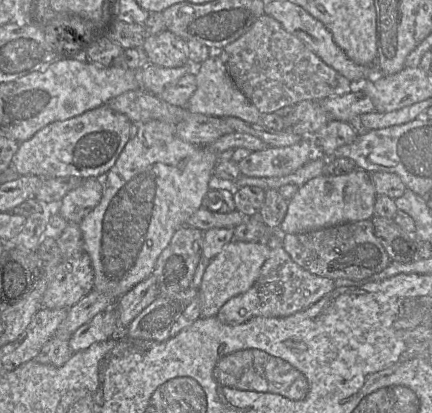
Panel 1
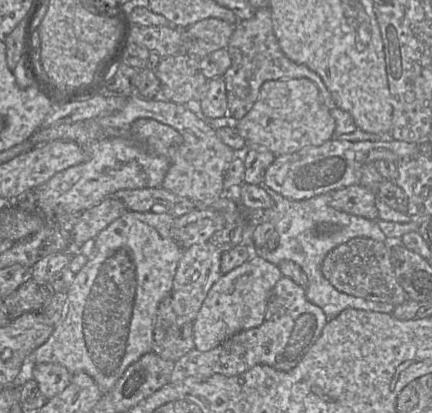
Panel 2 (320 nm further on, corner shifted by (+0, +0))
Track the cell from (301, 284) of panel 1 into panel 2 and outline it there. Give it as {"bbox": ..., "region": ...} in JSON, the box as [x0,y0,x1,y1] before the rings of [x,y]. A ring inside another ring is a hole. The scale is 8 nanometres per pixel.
{"bbox":[169,276,327,384],"region":[[[282,276],[270,292],[262,324],[236,333],[209,351],[192,349],[175,361],[169,384],[202,381],[213,375],[237,376],[257,365],[288,372],[297,366],[321,335],[327,319],[323,310],[308,301],[306,289]]]}

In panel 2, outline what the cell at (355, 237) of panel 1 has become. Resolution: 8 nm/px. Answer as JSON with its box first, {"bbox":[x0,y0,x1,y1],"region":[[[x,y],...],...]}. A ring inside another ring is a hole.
{"bbox":[321,237,408,307],"region":[[[366,237],[350,239],[324,258],[321,271],[324,277],[340,292],[371,301],[393,304],[395,307],[408,300],[408,295],[396,279],[389,258],[389,243]]]}

